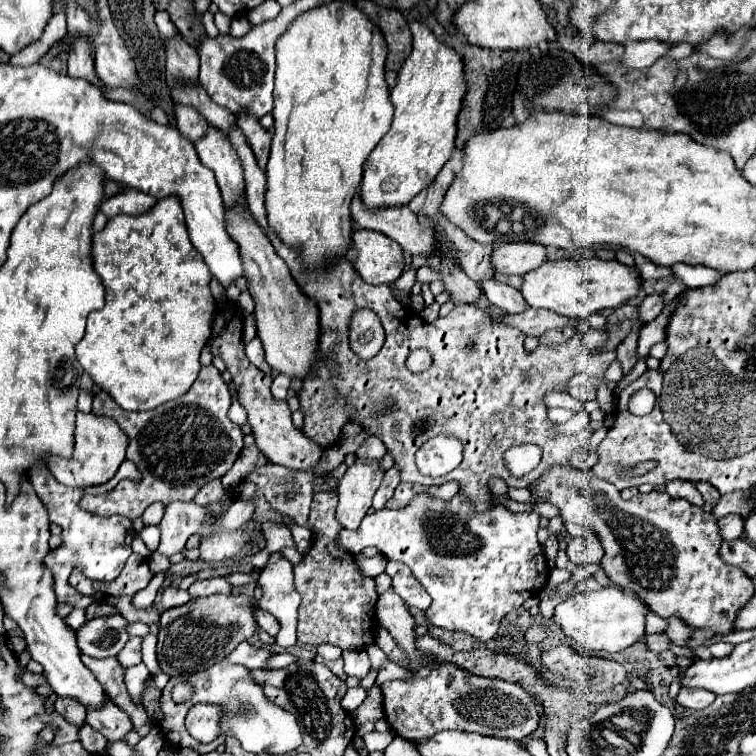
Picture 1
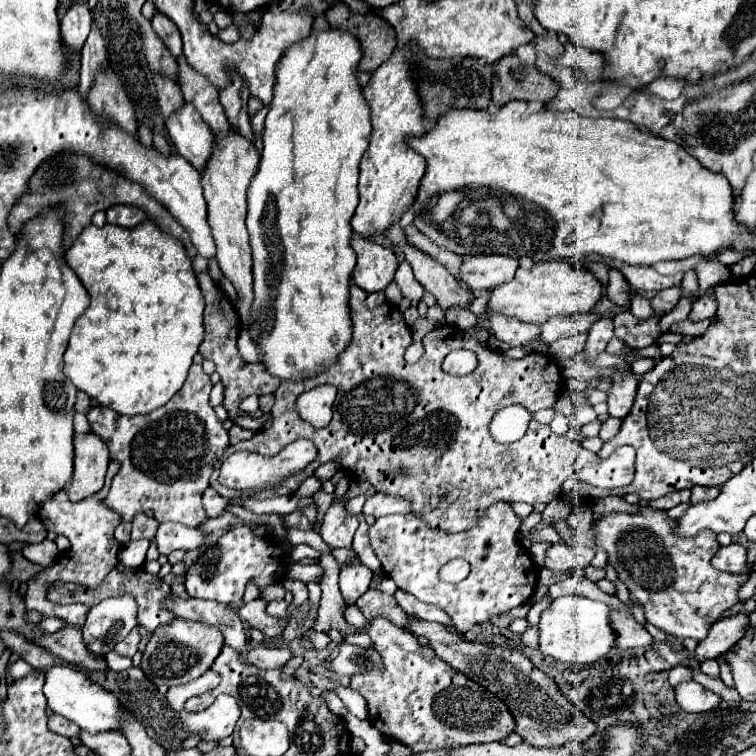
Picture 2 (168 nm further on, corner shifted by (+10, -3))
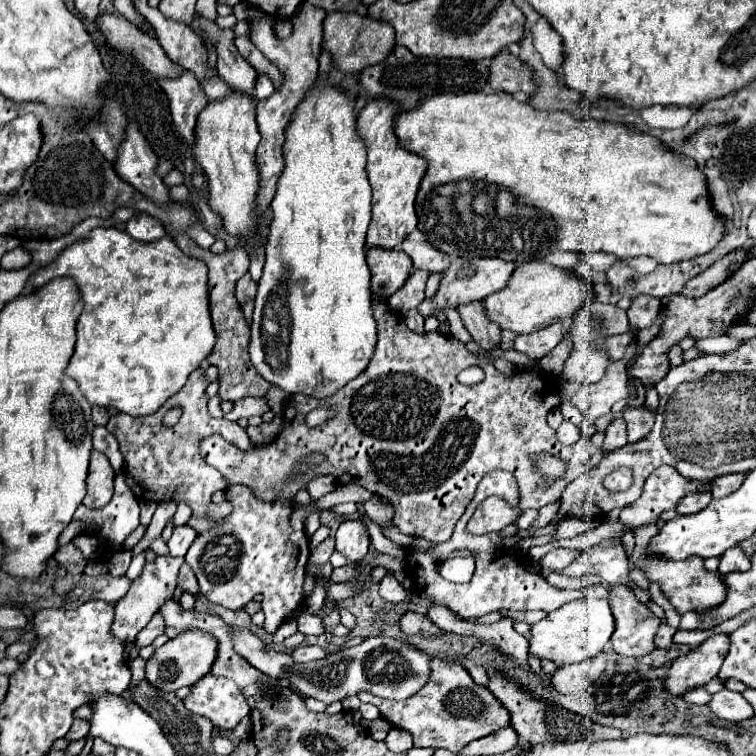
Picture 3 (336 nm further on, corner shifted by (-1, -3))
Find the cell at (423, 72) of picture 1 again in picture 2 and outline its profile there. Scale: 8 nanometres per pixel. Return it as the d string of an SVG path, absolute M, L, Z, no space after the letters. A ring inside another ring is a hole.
M408 46L396 50L372 74L368 86L362 90L370 106L372 122L370 146L360 160L360 204L352 218L354 234L362 238L382 236L394 222L402 218L402 214L412 206L420 180L426 172L424 158L410 150L410 146L406 144L408 136L426 132L426 128L422 126L420 98L416 98L416 82L412 82L412 66L408 62L410 56L412 50Z

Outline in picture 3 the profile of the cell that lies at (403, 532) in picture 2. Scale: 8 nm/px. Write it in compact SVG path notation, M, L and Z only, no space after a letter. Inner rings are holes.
M491 472L487 474L487 478L483 478L479 490L475 492L475 498L471 500L471 504L467 506L465 514L461 516L461 520L455 526L453 536L447 542L427 542L427 538L421 536L413 536L411 544L405 548L407 550L407 574L413 580L413 586L427 594L433 602L443 604L447 608L451 608L455 614L459 614L463 620L475 620L483 614L495 612L495 610L545 610L545 612L553 612L559 606L563 606L565 602L577 600L577 598L587 598L587 596L599 596L599 598L607 598L605 588L599 584L595 588L583 588L583 590L557 590L553 588L543 576L531 572L525 564L527 564L527 556L523 552L515 552L513 548L505 548L501 546L501 556L497 552L499 544L505 540L499 532L491 532L491 534L483 534L483 536L475 536L467 532L467 522L473 516L475 508L489 496L499 496L503 498L509 506L517 508L519 506L519 492L517 492L517 482L511 474L507 472ZM459 550L469 550L475 554L477 560L477 570L473 574L473 578L467 584L455 584L455 582L447 582L439 570L443 560L451 554L451 552L459 552Z

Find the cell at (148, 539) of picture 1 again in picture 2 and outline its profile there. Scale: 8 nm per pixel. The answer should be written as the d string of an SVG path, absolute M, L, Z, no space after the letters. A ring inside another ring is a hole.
M132 540L132 542L128 542L120 550L120 562L124 566L128 566L128 568L140 568L144 564L148 544L150 544L148 540Z

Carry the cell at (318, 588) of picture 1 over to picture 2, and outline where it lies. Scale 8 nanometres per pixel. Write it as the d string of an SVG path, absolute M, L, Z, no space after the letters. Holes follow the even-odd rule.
M320 490L320 492L314 494L314 500L316 500L316 504L318 504L318 518L316 518L316 522L320 524L320 522L322 522L322 514L330 508L330 504L332 504L332 500L334 500L334 494L326 494L324 490Z

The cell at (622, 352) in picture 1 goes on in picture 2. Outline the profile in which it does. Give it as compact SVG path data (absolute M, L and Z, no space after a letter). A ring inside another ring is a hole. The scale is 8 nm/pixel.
M616 372L612 380L614 380L614 386L608 392L608 414L622 420L626 418L628 410L632 410L634 406L638 382L634 374L622 374L622 372Z

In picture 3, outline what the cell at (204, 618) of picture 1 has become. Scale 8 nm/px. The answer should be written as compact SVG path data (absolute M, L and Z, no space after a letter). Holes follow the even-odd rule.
M185 630L177 634L177 638L171 638L167 644L155 650L155 654L147 660L147 674L145 678L165 692L175 692L183 686L193 686L197 680L201 680L213 666L217 658L217 640L203 630Z

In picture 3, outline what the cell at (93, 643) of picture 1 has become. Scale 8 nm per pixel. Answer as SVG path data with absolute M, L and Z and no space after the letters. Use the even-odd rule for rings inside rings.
M159 556L155 564L147 564L137 580L133 580L129 592L115 604L115 620L111 624L111 634L119 638L121 642L133 642L135 636L147 626L151 616L159 610L159 604L163 604L167 598L173 596L173 590L177 586L177 572L179 566L185 562L185 558L171 558L171 556Z

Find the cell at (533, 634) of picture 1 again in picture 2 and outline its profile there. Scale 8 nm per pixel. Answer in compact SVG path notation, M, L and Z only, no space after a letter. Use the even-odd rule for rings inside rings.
M410 618L406 628L414 636L426 636L430 642L430 648L444 662L448 662L454 670L466 674L470 680L478 682L482 688L496 694L508 706L508 710L516 722L514 732L520 734L520 738L526 744L538 746L538 748L562 746L562 744L574 740L576 736L580 736L578 724L582 724L582 740L588 740L590 734L598 732L598 726L592 720L588 720L586 716L582 716L580 712L576 712L572 702L560 694L554 680L550 676L546 676L544 672L540 672L538 668L534 668L534 664L524 654L520 654L516 650L500 648L500 646L468 642L464 638L464 634L460 634L460 632L452 634L442 624L436 624L436 622Z

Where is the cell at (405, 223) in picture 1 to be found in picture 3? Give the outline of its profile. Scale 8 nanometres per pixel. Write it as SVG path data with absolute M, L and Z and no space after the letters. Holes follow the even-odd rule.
M483 300L461 304L455 310L459 312L459 316L461 316L465 328L469 330L469 334L473 336L473 340L477 344L481 344L483 350L493 350L501 342L501 334L499 334L501 328L487 318Z

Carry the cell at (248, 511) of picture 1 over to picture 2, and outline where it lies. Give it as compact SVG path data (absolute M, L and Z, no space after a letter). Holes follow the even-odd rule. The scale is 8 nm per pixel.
M164 522L156 532L158 550L164 556L174 550L196 550L204 542L204 538L206 534L200 528L188 528L178 522Z

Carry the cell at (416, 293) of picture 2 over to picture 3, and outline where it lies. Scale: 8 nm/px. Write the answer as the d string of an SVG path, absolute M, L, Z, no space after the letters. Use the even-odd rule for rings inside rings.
M413 270L407 282L397 290L393 296L389 296L389 306L395 312L407 312L411 308L417 308L425 300L426 282L430 273L425 270Z

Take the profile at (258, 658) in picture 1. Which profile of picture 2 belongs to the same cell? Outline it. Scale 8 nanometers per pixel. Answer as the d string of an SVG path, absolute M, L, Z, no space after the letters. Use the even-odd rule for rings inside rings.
M254 646L250 652L240 654L248 664L254 664L256 668L268 670L268 668L282 668L294 654L288 648L268 648L268 646Z

